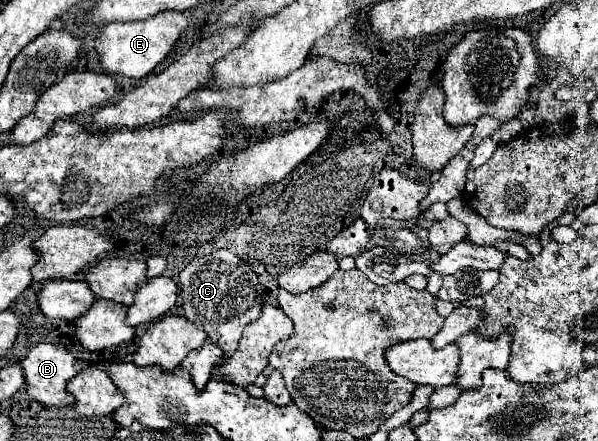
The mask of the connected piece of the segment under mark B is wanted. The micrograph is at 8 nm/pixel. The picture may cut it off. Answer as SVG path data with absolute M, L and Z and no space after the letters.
M35 345L27 357L21 361L21 367L25 371L25 385L27 385L27 395L41 403L41 405L51 405L51 407L67 407L73 405L73 395L67 393L65 385L69 381L69 377L75 377L79 367L79 361L73 357L73 353L63 347L63 345Z

